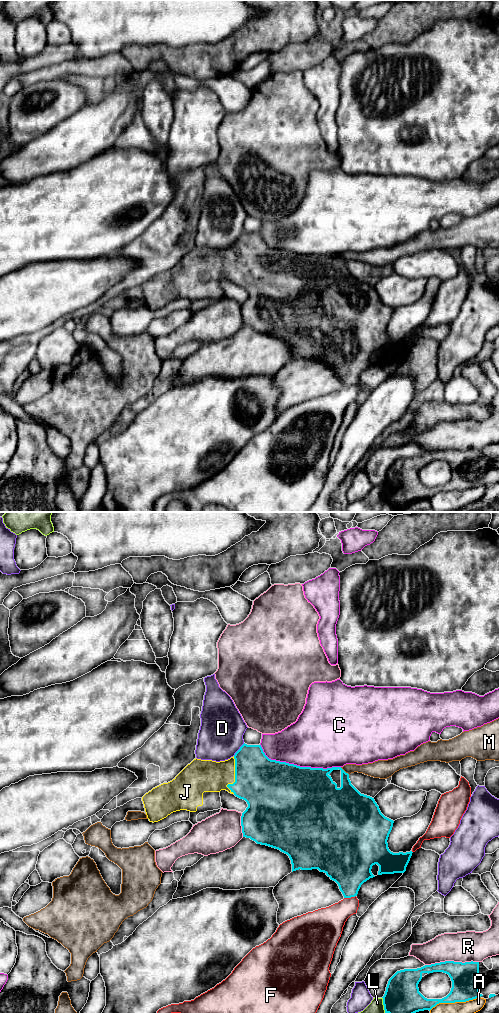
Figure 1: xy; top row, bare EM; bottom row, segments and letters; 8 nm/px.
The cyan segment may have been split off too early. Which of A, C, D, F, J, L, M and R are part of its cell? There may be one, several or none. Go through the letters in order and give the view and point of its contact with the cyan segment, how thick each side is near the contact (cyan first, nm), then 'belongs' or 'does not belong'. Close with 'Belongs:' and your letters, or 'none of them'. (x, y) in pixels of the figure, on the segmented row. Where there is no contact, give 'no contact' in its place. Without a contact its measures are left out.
A: xy (454, 1002) | 220/110 nm | does not belong
C: xy (298, 766) | 500/440 nm | does not belong
D: xy (239, 749) | 340/360 nm | does not belong
F: xy (349, 897) | 340/240 nm | does not belong
J: xy (235, 776) | 420/260 nm | belongs
L: xy (384, 1005) | 280/110 nm | does not belong
M: xy (344, 771) | 260/120 nm | does not belong
R: xy (451, 961) | 220/240 nm | does not belong
Belongs: J

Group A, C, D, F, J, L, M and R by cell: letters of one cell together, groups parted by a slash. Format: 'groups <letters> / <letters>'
groups A / C / D / F / J / L / M / R

